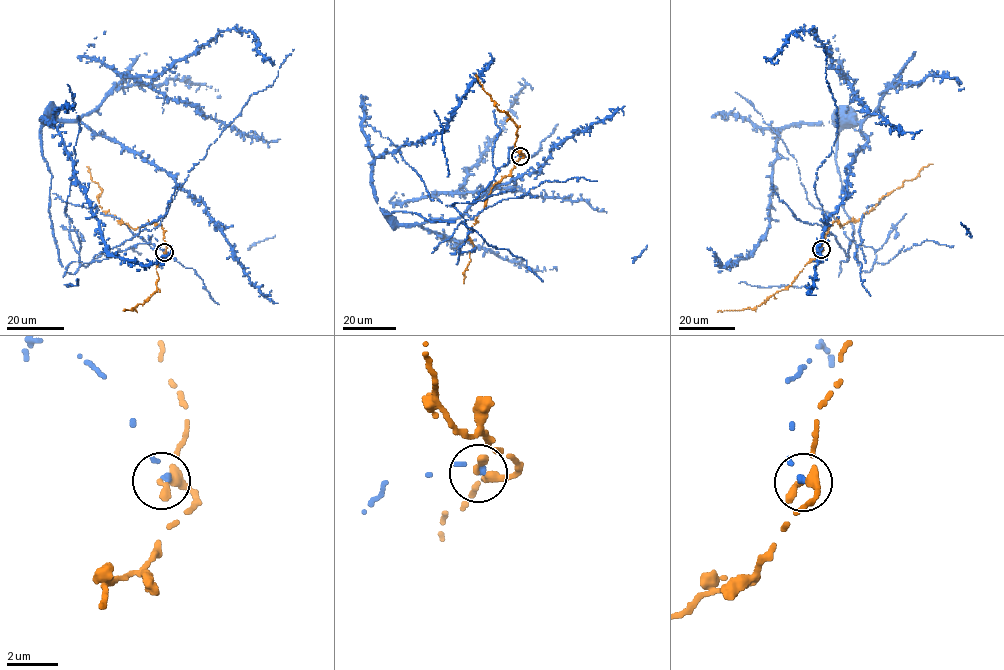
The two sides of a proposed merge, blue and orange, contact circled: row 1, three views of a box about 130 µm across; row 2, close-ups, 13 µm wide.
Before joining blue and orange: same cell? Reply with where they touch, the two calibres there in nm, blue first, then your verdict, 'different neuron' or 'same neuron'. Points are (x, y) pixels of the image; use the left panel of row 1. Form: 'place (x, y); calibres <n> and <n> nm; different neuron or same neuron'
place (164, 252); calibres 200 and 280 nm; different neuron

